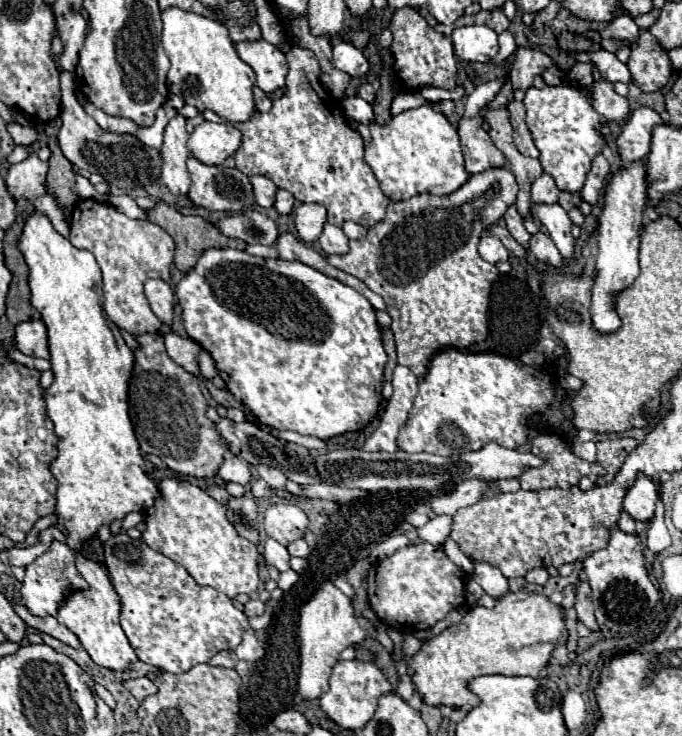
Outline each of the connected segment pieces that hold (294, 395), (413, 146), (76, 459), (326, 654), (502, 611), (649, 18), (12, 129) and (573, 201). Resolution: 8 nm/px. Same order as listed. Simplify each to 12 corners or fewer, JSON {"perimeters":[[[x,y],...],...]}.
{"perimeters":[[[208,248],[188,336],[260,424],[378,412],[372,304],[302,262]],[[432,102],[370,124],[364,158],[392,202],[470,176]],[[42,212],[18,248],[48,328],[66,544],[20,594],[56,616],[74,552],[158,496],[128,416],[134,354],[102,274]],[[326,580],[300,608],[298,690],[328,690],[338,654],[366,632]],[[510,592],[408,660],[428,706],[470,712],[484,674],[536,678],[560,606]],[[652,8],[646,14],[628,16],[642,28],[650,28],[658,16],[660,10]],[[8,122],[8,134],[16,144],[32,144],[40,138],[34,126]],[[560,192],[558,203],[569,211],[582,201],[577,194]]]}

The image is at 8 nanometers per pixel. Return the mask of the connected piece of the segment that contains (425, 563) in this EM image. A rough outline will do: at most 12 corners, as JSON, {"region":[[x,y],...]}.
{"region":[[406,546],[370,568],[390,628],[424,630],[464,604],[442,546]]}

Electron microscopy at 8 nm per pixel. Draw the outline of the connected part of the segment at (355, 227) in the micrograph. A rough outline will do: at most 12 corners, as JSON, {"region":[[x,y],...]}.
{"region":[[352,222],[342,226],[352,240],[366,236],[366,228]]}

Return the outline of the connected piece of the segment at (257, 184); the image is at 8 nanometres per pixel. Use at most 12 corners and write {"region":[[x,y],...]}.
{"region":[[264,176],[250,178],[256,204],[274,206],[276,184]]}

